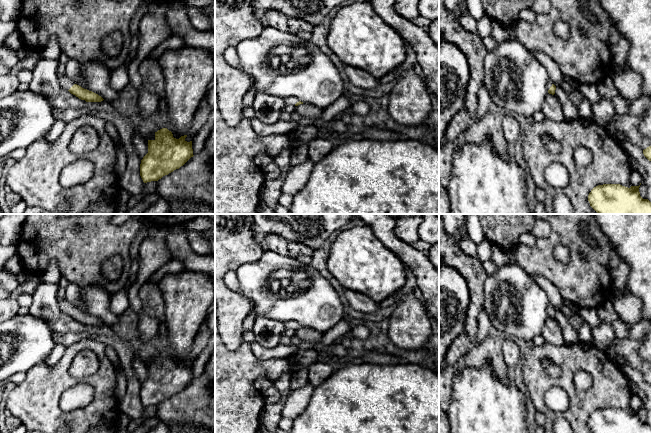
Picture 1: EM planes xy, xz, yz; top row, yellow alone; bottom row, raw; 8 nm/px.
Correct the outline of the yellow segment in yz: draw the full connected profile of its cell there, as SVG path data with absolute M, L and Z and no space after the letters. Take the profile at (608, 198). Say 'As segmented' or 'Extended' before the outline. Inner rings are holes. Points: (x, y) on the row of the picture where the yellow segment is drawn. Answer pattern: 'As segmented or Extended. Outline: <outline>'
As segmented. Outline: M598 185L589 193L588 201L598 214L651 214L651 202L640 196L639 187Z

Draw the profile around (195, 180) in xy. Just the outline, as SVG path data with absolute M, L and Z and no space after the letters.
M201 151L179 169L159 179L155 192L167 202L188 199L215 208L215 160L207 151Z

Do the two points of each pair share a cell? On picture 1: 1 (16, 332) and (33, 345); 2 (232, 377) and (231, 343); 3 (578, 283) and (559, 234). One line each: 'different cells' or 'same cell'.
1: same cell
2: different cells
3: same cell

